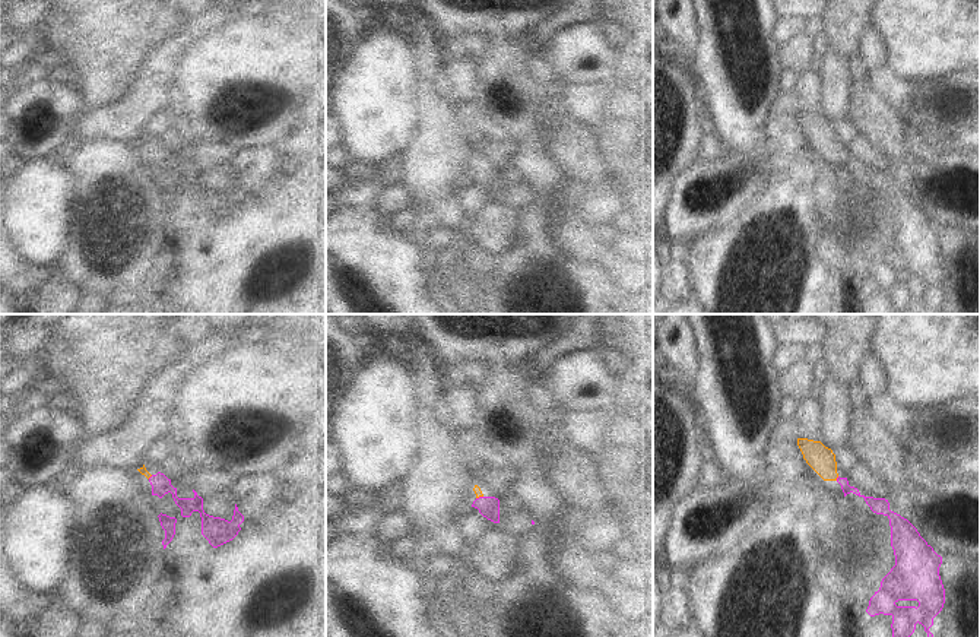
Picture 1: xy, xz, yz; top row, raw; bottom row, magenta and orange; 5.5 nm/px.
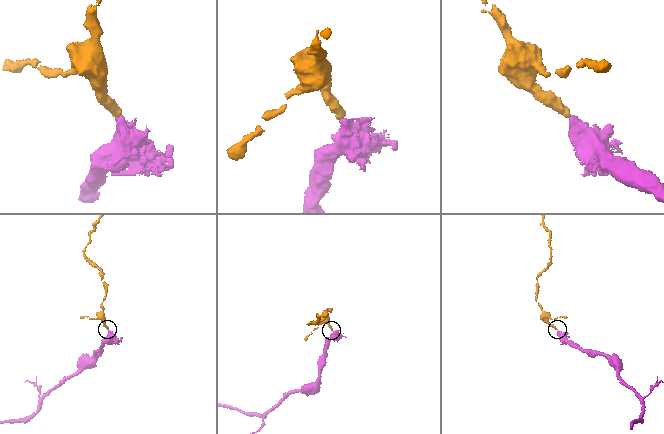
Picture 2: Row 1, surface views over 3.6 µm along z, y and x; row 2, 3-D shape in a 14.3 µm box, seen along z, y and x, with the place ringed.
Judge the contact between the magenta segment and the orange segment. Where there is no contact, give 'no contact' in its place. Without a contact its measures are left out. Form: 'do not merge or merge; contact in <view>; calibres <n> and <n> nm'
merge; contact in yz; calibres 60 and 150 nm

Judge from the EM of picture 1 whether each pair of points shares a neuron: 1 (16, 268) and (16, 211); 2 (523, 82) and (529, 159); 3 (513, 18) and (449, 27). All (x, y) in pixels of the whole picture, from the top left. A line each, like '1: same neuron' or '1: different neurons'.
1: different neurons
2: same neuron
3: same neuron

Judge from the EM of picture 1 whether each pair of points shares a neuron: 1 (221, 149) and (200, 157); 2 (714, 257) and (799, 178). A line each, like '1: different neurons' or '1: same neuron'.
1: same neuron
2: same neuron

